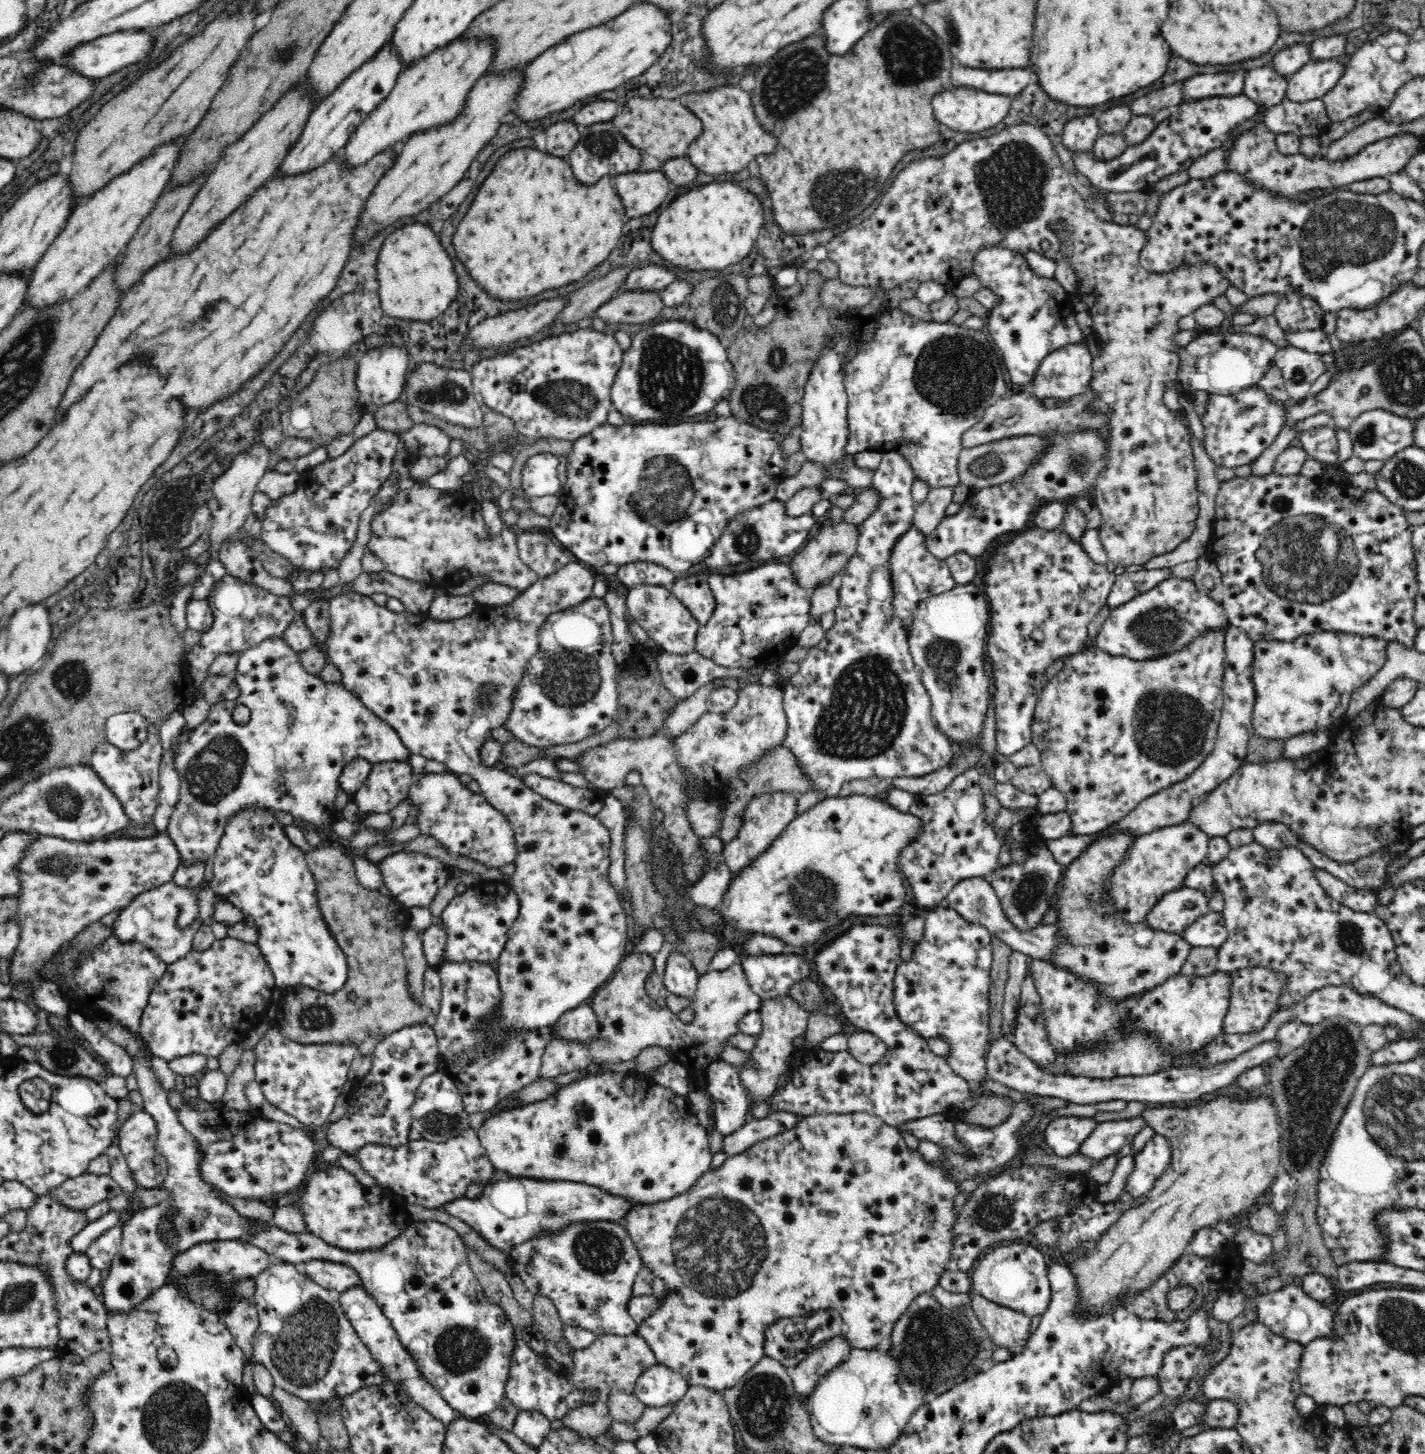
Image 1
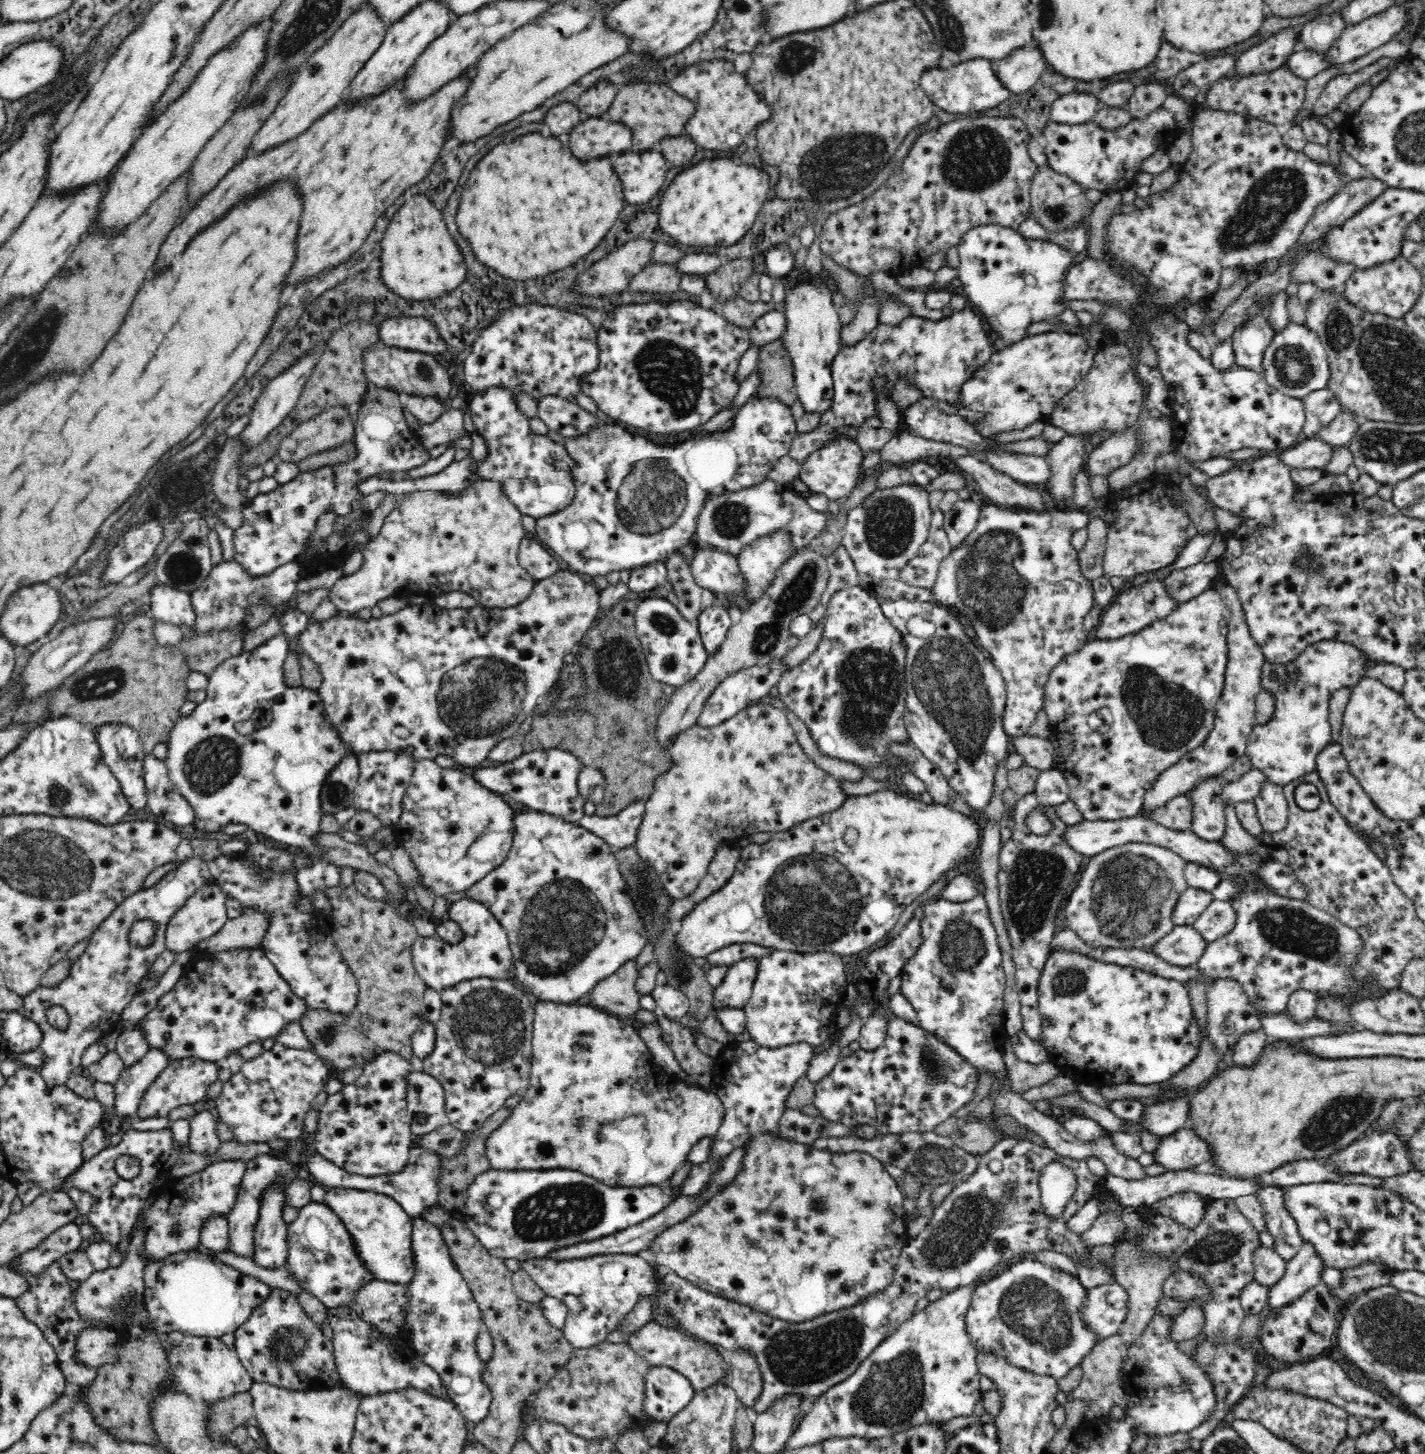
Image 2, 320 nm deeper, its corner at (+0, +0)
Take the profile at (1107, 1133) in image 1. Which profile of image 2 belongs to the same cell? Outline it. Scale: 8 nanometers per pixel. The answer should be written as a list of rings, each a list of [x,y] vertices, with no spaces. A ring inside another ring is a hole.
[[[1189,1097],[1152,1104],[1146,1108],[1143,1127],[1161,1138],[1174,1134],[1177,1130],[1188,1128],[1190,1108],[1192,1104]]]

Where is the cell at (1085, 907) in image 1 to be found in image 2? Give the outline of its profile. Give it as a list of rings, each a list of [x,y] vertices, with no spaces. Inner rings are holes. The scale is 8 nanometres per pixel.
[[[1175,925],[1172,932],[1159,940],[1150,950],[1174,966],[1188,967],[1197,964],[1207,944],[1193,926]]]

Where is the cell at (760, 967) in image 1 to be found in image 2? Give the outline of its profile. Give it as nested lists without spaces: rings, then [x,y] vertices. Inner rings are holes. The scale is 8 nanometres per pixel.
[[[770,950],[764,957],[759,958],[759,967],[756,980],[754,981],[751,997],[749,1001],[744,1005],[743,1010],[746,1010],[746,1030],[751,1035],[752,1041],[758,1044],[761,1048],[784,1048],[792,1044],[810,1044],[813,1050],[820,1047],[833,1039],[840,1032],[837,1023],[834,1021],[834,1014],[838,1012],[838,1009],[842,1006],[846,1006],[846,1000],[848,997],[848,983],[844,973],[844,961],[842,956],[833,952],[819,952],[819,953],[797,953],[792,951],[774,951]]]

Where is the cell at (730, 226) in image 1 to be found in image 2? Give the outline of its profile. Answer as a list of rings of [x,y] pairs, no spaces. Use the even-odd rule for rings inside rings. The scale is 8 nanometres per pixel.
[[[737,158],[702,160],[680,172],[664,190],[658,212],[660,228],[686,246],[733,244],[752,228],[769,194],[769,174],[762,168],[741,163]]]

